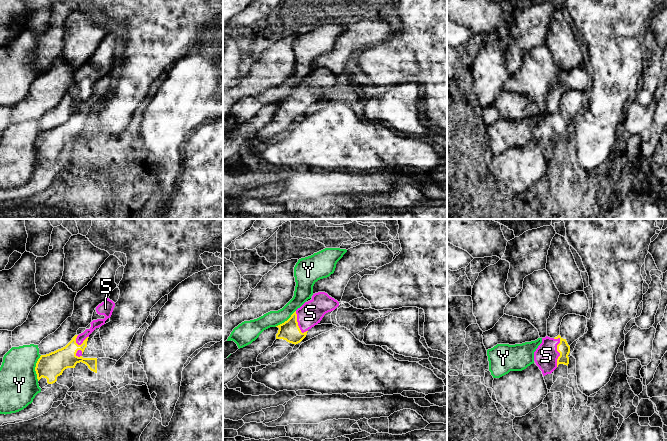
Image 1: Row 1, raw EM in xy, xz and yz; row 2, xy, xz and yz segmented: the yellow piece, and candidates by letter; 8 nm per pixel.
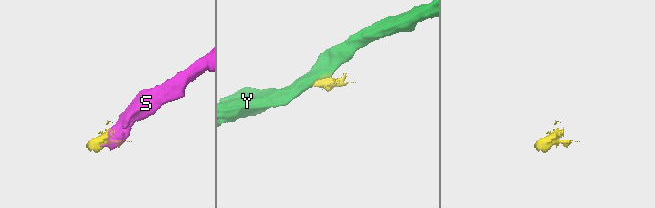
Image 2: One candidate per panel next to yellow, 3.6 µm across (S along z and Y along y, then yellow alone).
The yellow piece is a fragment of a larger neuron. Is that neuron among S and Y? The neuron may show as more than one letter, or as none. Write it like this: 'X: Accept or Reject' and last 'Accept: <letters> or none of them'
S: Accept
Y: Reject
Accept: S

